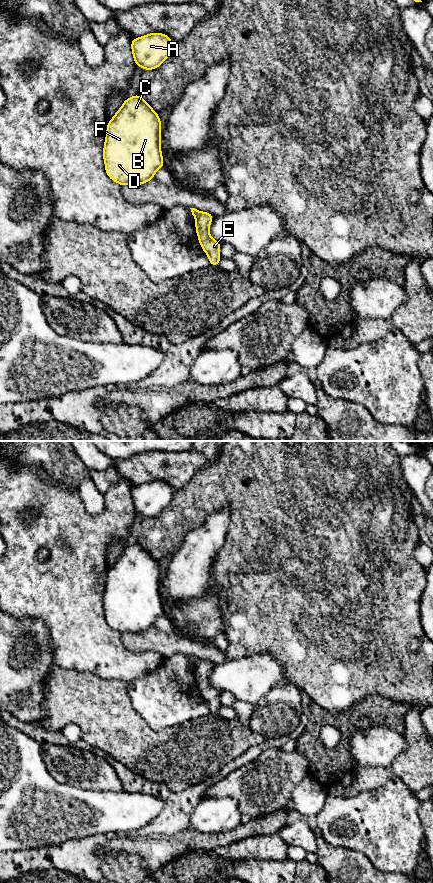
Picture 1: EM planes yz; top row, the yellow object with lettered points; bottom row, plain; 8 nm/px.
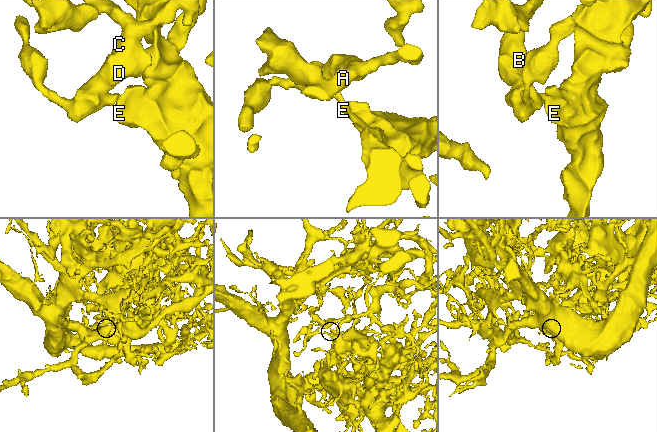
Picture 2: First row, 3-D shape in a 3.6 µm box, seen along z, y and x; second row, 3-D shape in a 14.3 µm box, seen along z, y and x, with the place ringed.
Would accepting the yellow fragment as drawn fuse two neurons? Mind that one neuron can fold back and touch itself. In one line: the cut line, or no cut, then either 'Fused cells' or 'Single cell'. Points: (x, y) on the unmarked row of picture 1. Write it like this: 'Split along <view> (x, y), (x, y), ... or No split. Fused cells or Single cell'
Split along yz (199, 659), (195, 665). Fused cells

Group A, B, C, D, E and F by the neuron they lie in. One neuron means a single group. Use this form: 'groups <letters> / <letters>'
groups A B C D F / E

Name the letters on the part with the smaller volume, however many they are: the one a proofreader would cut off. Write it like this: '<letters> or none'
E

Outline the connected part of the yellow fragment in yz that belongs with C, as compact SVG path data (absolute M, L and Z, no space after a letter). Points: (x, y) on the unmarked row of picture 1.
M138 542L127 546L107 571L103 608L109 626L120 632L142 633L164 615L161 567Z

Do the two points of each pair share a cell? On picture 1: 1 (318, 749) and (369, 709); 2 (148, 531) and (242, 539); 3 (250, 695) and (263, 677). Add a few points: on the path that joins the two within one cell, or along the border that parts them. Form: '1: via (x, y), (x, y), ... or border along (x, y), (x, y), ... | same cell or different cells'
1: via (335, 752), (345, 742), (346, 723), (352, 717) | same cell
2: via (178, 519), (197, 500), (231, 500), (240, 509) | same cell
3: via (250, 691), (259, 681) | same cell

